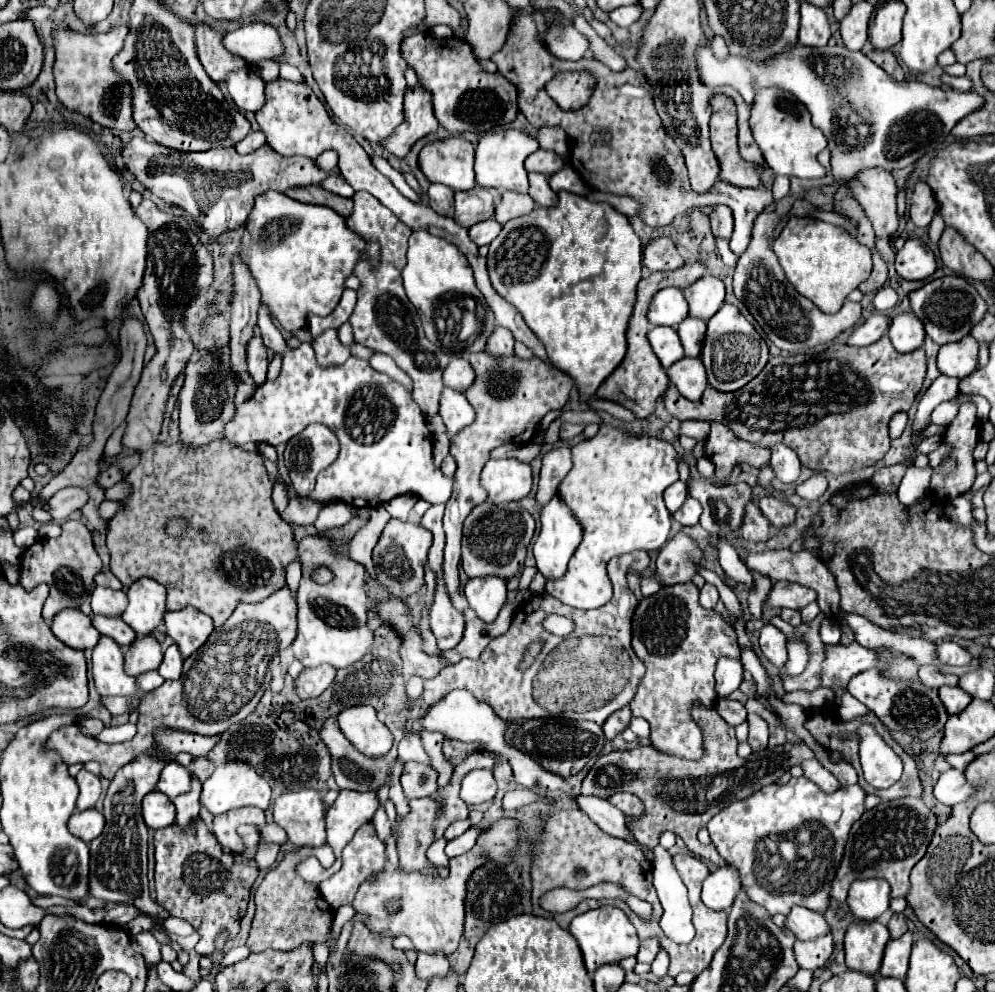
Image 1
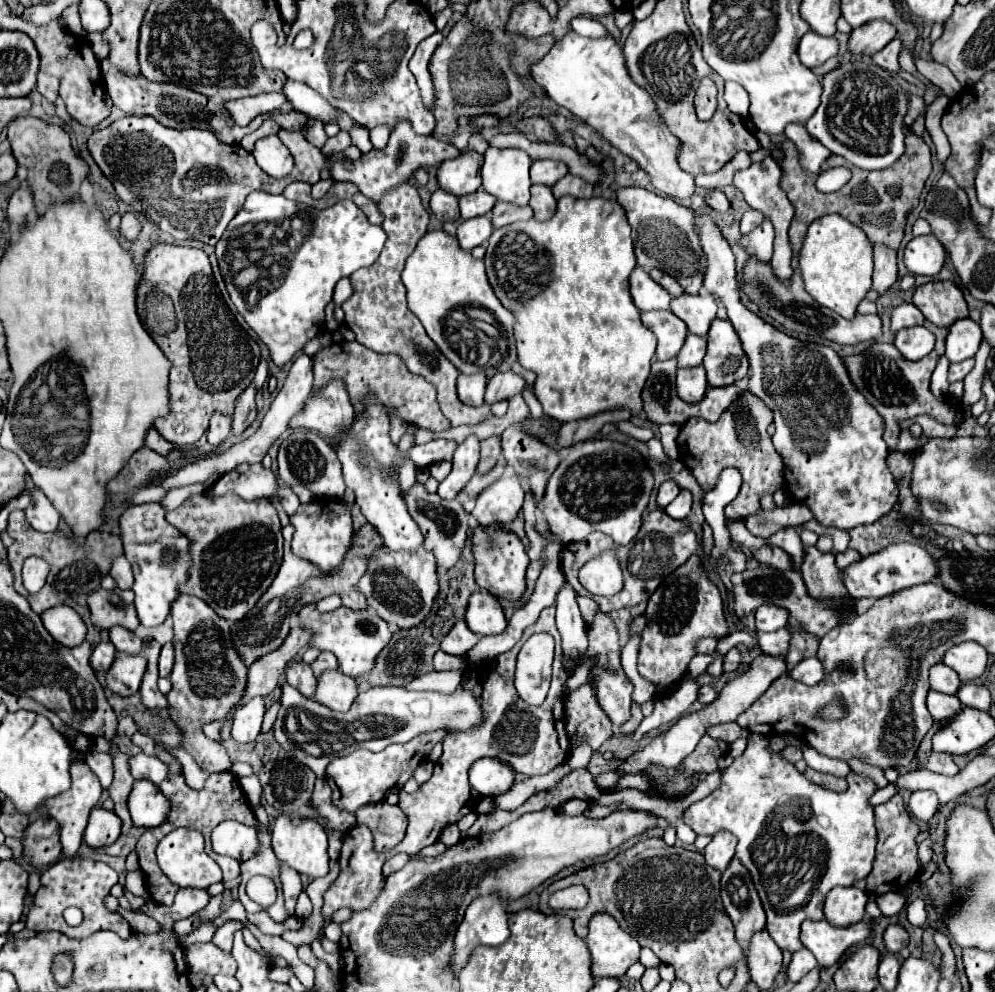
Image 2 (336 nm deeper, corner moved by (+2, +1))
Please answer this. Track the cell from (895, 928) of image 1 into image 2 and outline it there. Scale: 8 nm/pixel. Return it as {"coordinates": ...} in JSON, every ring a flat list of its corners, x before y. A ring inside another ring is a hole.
{"coordinates":[[889,925,885,931,885,947,889,953,899,953,909,943,909,935,901,925]]}

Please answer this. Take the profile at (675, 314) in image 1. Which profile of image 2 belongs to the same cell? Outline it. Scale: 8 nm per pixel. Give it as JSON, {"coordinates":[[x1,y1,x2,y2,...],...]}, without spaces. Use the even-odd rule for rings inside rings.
{"coordinates":[[637,265,631,275,629,275,629,285,631,285,631,295,639,311,651,311,651,309,669,309,671,295,655,283,649,273]]}

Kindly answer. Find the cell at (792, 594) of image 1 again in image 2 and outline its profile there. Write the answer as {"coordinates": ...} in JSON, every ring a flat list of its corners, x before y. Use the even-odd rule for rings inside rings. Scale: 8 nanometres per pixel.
{"coordinates":[[897,543,897,545,885,547,883,551,867,555,861,561,849,565,843,571,843,581,845,581,849,595,855,599,861,599,861,597,881,599,901,589,933,581,937,575,939,575,939,565,927,549,923,549,921,545,913,545,913,543]]}

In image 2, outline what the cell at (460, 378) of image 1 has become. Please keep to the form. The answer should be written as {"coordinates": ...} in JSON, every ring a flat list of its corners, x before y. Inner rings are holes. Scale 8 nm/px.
{"coordinates":[[459,375,457,379,457,395,465,405,479,407,483,405,483,393,485,393,485,375]]}

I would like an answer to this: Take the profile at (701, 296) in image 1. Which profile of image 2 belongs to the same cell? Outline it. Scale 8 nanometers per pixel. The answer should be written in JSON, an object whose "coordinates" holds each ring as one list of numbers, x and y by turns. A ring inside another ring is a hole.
{"coordinates":[[703,289,699,295,675,297,671,301,671,311,687,323,689,333,693,335,707,335,711,321,717,317,717,303,713,295,707,295]]}

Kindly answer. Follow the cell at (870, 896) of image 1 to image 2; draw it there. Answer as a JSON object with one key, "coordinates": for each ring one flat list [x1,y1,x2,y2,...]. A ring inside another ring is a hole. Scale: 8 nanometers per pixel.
{"coordinates":[[835,887,823,903,825,919,835,927,847,927,865,917,867,893,859,887]]}

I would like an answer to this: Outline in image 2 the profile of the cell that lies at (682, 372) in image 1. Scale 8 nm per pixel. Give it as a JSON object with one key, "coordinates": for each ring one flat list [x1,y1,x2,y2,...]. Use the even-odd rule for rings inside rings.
{"coordinates":[[703,365,677,371,677,395,685,403,703,401,705,391,707,391,707,379,705,379]]}

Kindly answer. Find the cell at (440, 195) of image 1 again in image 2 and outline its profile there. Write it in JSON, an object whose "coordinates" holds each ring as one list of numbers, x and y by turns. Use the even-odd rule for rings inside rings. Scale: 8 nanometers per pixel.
{"coordinates":[[437,189,431,195,431,213,439,219,439,221,459,221,459,203,455,195,449,195,441,189]]}

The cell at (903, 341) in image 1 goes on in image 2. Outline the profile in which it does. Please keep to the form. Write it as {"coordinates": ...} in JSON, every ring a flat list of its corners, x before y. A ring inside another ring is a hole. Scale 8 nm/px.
{"coordinates":[[911,327,903,329,895,335,895,347,909,361,919,361,933,351,935,337,927,327]]}

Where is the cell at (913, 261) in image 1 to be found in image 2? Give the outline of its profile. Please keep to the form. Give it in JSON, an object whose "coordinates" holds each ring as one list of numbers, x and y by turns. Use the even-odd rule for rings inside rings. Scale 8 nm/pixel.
{"coordinates":[[913,237,905,247,905,267,913,275,937,275,945,263,945,249,933,237]]}

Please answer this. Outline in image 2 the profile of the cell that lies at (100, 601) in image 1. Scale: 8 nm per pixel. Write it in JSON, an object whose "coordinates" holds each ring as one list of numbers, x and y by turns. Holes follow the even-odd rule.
{"coordinates":[[97,589,89,595,87,605,91,611,91,623,99,629,121,625,129,631,135,631,135,627,139,625,133,605,133,591]]}

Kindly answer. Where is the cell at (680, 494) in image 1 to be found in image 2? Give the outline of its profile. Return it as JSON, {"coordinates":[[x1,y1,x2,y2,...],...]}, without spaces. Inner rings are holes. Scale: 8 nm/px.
{"coordinates":[[665,481,659,485,659,491,657,491,657,505,661,509,665,509,677,495,679,495,679,485,675,481]]}

